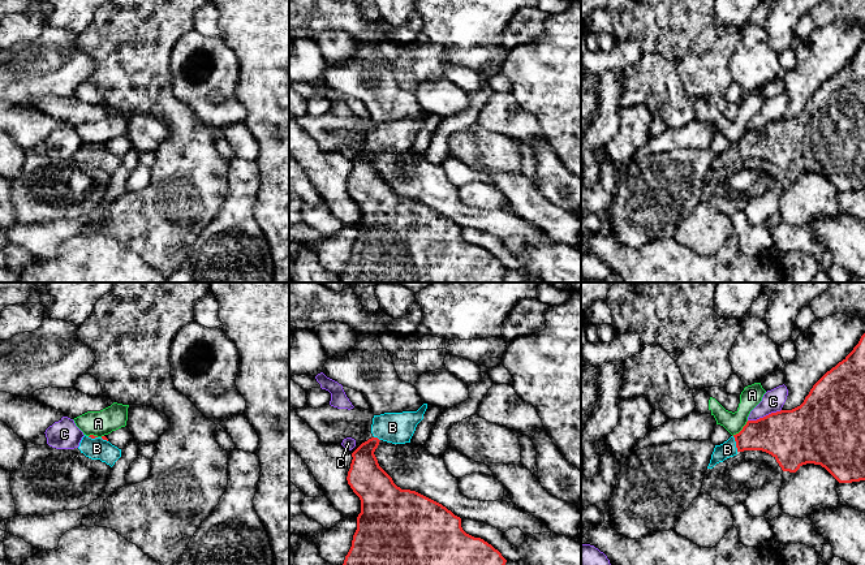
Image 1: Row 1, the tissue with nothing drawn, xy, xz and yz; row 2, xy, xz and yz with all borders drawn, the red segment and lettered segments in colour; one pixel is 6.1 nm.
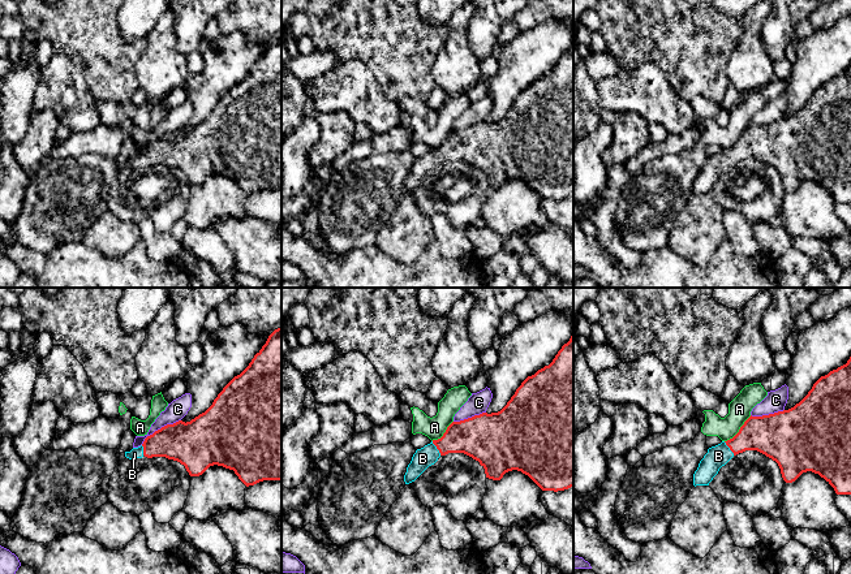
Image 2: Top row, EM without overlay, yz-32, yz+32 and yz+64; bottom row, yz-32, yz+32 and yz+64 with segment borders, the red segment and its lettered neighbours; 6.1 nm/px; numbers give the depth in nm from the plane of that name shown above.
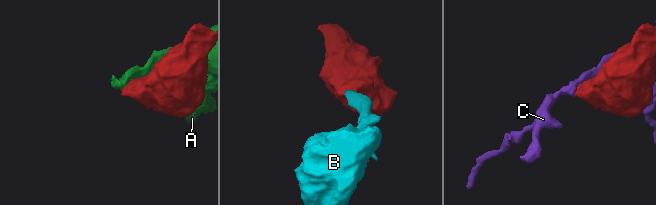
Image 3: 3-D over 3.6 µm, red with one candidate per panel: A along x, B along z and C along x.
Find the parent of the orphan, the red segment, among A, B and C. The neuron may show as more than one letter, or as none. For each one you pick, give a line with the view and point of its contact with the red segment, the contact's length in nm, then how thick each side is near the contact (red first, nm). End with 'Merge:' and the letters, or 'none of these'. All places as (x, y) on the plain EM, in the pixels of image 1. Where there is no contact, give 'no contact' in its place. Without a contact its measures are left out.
B: yz (736, 152) | 100 nm | 260/100 nm
Merge: B

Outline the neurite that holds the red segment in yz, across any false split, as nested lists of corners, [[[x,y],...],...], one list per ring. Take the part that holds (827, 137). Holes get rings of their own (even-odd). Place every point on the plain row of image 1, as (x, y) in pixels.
[[[865,42],[853,59],[813,94],[800,115],[748,129],[739,142],[715,154],[707,177],[744,159],[771,163],[783,180],[796,181],[802,173],[814,172],[825,176],[839,191],[865,189]]]

